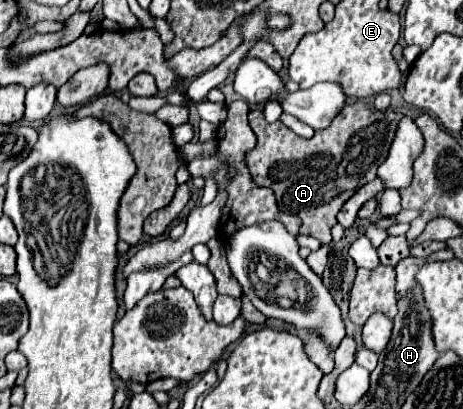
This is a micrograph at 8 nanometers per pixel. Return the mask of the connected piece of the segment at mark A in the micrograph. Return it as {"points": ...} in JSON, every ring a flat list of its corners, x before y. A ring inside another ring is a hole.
{"points":[[355,102,343,106,343,110,335,116,329,128,317,130,311,140,305,140,291,132,283,122,269,124,261,112,261,108,253,108,249,112,249,124,257,136,257,146,247,152,247,166,251,170,253,182,257,186,267,186,275,192,275,198,279,202,279,208,287,214,297,214,303,220,301,234,315,236,323,244,331,242,331,228,337,224,337,212,341,206,357,192,357,188,365,186,373,178,377,178,377,168,385,162,389,154,389,140,393,142,397,126,401,122,403,114,395,112,391,108,387,110,371,110,365,102]]}

